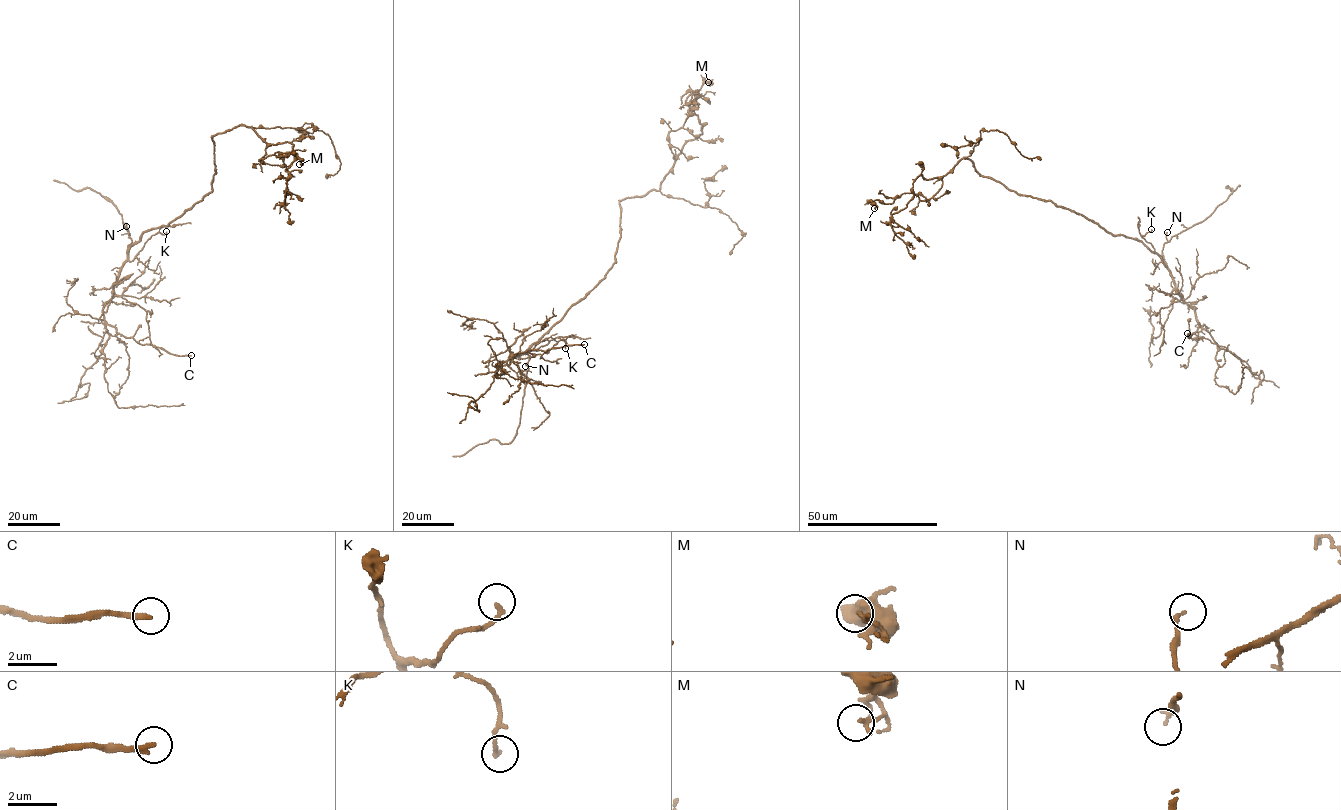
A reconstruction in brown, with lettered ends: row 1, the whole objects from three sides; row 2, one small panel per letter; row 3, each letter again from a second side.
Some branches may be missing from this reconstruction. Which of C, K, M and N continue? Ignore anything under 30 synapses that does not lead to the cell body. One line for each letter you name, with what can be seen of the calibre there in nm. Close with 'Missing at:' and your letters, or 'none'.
Missing at: none

